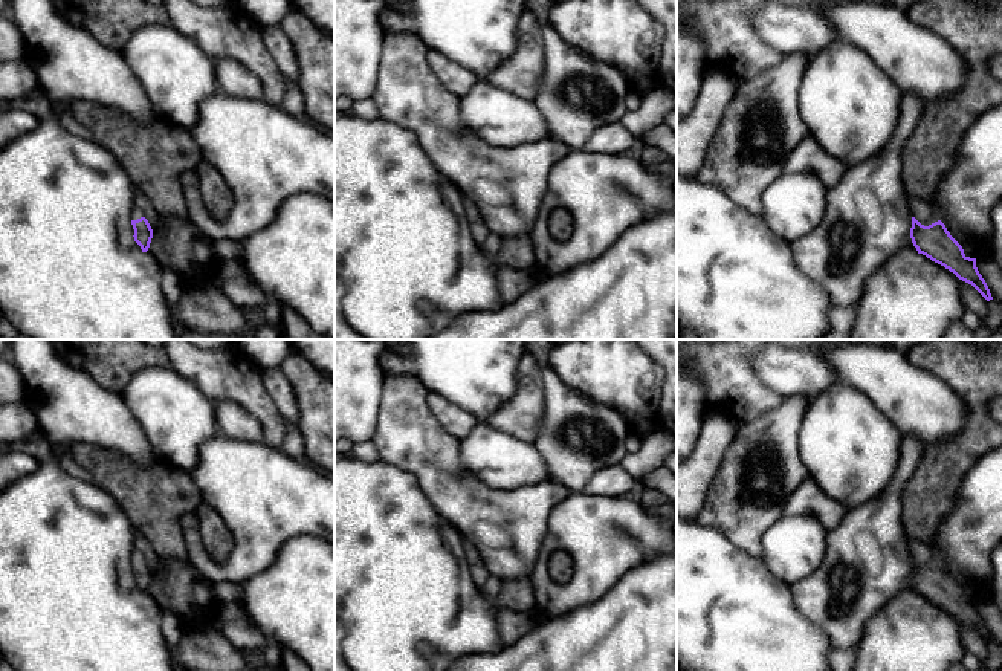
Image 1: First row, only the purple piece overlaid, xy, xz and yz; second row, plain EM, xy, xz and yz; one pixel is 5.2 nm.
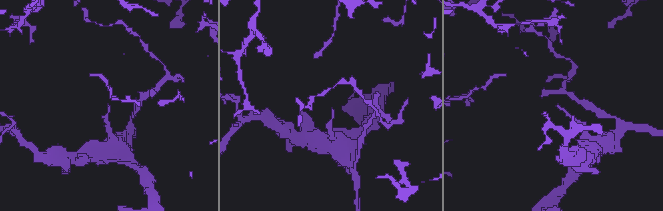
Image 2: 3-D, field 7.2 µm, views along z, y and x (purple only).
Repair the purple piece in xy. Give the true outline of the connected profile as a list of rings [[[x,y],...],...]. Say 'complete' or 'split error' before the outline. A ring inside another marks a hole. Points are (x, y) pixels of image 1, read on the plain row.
split error | [[[137,549],[131,553],[131,567],[134,572],[134,584],[141,588],[142,595],[147,595],[153,581],[153,572]]]

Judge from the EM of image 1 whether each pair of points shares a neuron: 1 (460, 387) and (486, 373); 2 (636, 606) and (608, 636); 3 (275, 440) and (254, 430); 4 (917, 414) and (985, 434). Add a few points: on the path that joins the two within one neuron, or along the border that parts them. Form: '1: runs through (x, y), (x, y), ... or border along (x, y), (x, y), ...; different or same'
1: runs through (466, 381), (474, 373), (480, 373); same
2: runs through (631, 613), (616, 628); same
3: border along (242, 405), (260, 424), (263, 440); different
4: border along (956, 393), (966, 425), (950, 442), (930, 445); different

